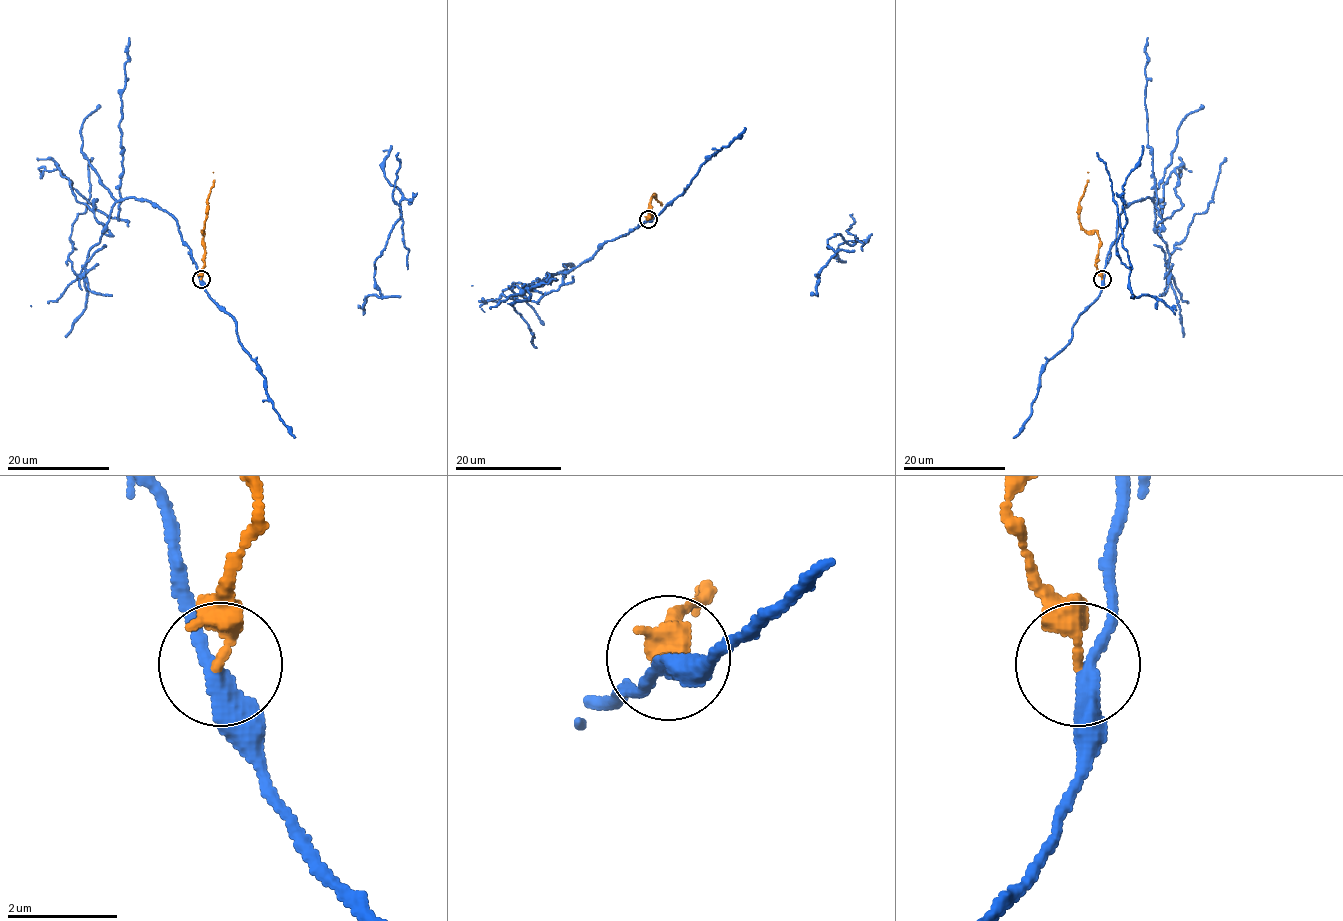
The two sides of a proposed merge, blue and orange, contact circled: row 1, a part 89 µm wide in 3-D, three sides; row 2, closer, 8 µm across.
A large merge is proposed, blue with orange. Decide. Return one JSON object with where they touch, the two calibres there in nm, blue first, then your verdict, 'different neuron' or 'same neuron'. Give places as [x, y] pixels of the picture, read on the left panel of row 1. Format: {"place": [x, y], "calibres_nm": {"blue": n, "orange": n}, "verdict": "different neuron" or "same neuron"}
{"place": [201, 279], "calibres_nm": {"blue": 320, "orange": 280}, "verdict": "different neuron"}

